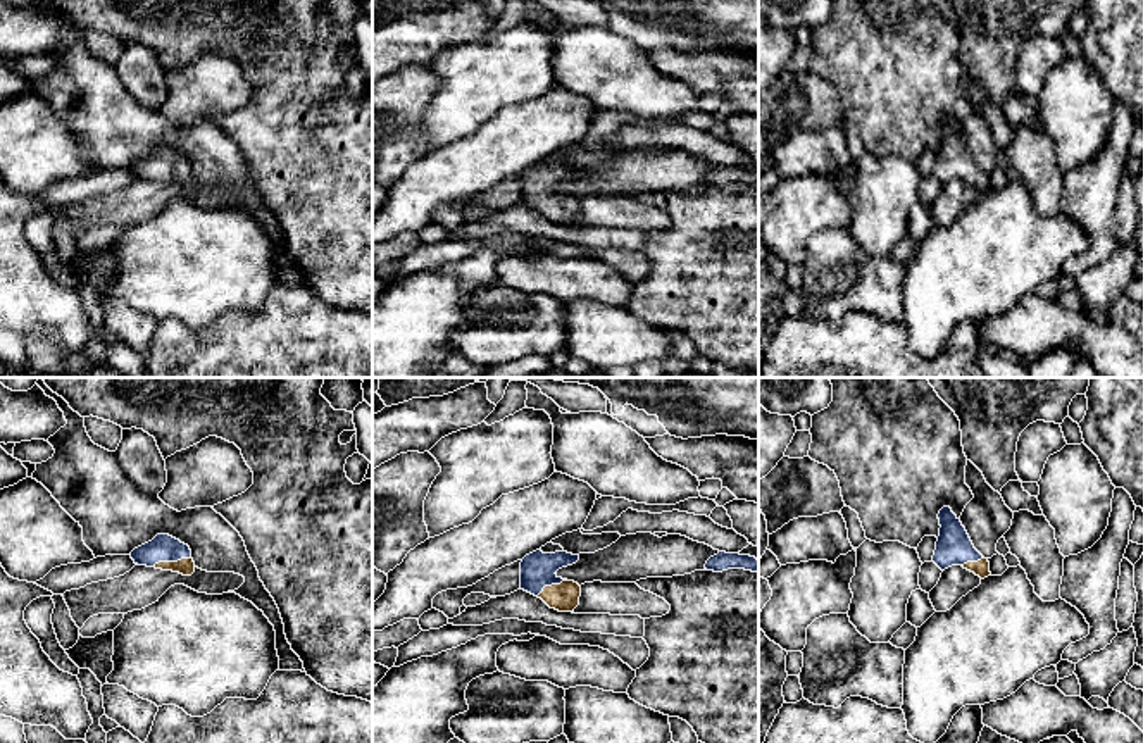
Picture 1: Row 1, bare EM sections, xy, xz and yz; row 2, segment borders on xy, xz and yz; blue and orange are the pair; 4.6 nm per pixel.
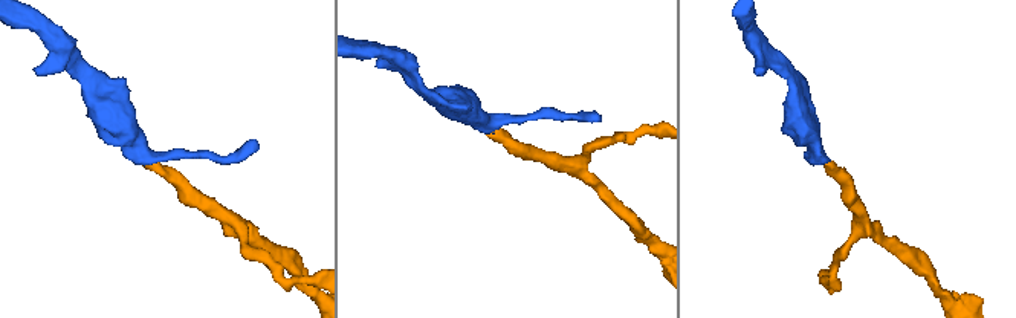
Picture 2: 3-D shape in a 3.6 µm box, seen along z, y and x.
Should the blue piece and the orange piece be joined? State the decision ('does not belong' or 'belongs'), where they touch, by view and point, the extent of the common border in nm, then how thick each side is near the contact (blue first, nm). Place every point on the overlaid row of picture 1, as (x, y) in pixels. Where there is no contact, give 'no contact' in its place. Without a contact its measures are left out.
belongs; meets blue in xy at (171, 561); contact 190 nm long; 130 nm thick on the blue side, 80 nm on the other

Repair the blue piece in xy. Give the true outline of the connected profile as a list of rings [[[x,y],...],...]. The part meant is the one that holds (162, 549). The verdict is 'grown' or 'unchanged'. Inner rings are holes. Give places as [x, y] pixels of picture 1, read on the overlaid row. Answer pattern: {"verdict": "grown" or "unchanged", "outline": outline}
{"verdict": "grown", "outline": [[[157,534],[152,541],[134,548],[129,555],[138,565],[172,571],[183,576],[195,572],[190,546],[169,534]]]}

